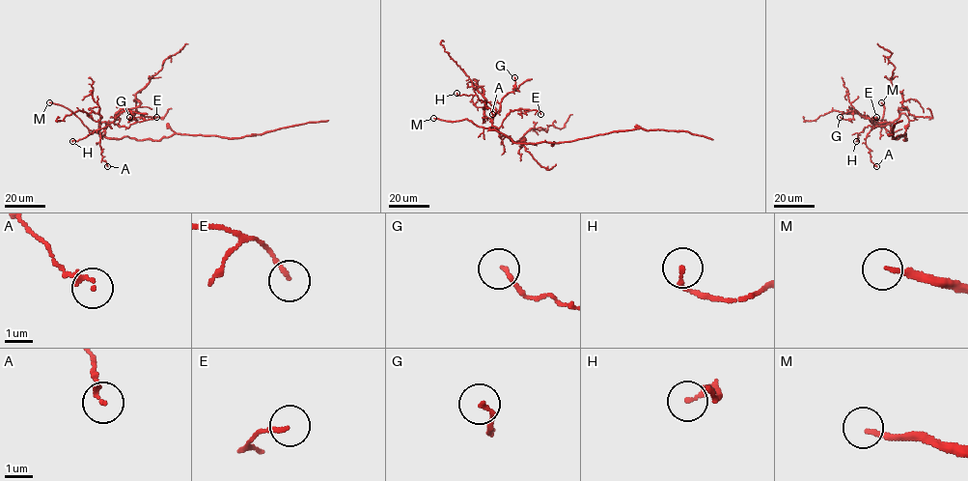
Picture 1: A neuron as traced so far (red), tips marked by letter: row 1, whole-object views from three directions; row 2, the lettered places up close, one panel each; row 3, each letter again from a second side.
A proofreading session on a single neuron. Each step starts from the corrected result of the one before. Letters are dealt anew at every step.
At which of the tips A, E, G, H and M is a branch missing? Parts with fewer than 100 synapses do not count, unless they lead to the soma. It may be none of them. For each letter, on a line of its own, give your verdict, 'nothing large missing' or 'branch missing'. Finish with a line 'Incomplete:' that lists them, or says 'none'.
A: nothing large missing
E: nothing large missing
G: nothing large missing
H: nothing large missing
M: branch missing
Incomplete: M

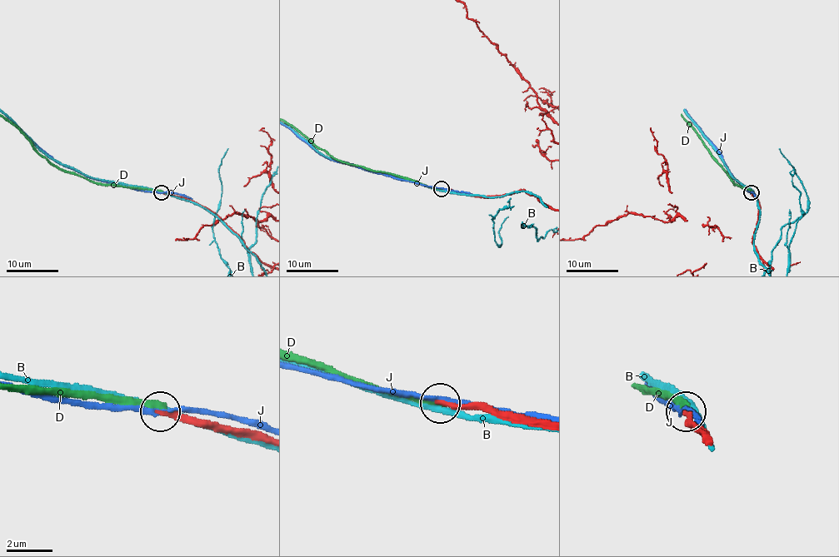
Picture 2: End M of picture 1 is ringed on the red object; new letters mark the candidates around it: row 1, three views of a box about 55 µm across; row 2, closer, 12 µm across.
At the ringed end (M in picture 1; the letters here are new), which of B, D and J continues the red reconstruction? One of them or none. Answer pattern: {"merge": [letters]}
{"merge": []}

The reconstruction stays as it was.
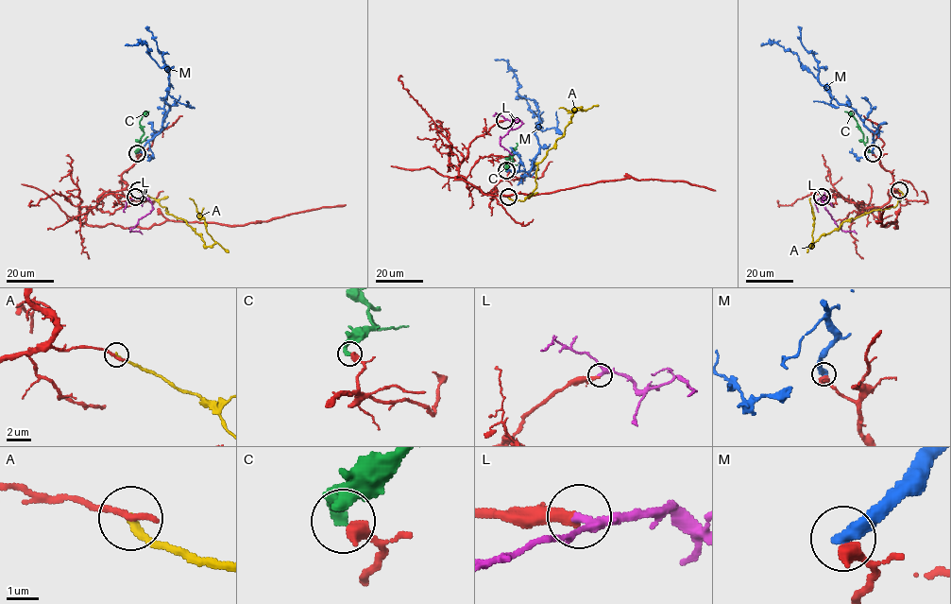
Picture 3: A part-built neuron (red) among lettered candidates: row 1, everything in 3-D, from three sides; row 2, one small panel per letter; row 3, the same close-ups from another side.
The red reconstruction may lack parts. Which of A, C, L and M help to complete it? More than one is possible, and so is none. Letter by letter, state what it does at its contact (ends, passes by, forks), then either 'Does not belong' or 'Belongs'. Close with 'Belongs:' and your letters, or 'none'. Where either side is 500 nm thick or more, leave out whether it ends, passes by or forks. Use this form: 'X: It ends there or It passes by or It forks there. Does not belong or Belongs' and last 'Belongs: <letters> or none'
A: It ends there. Does not belong
C: It ends there. Does not belong
L: It passes by. Belongs
M: Does not belong
Belongs: L

